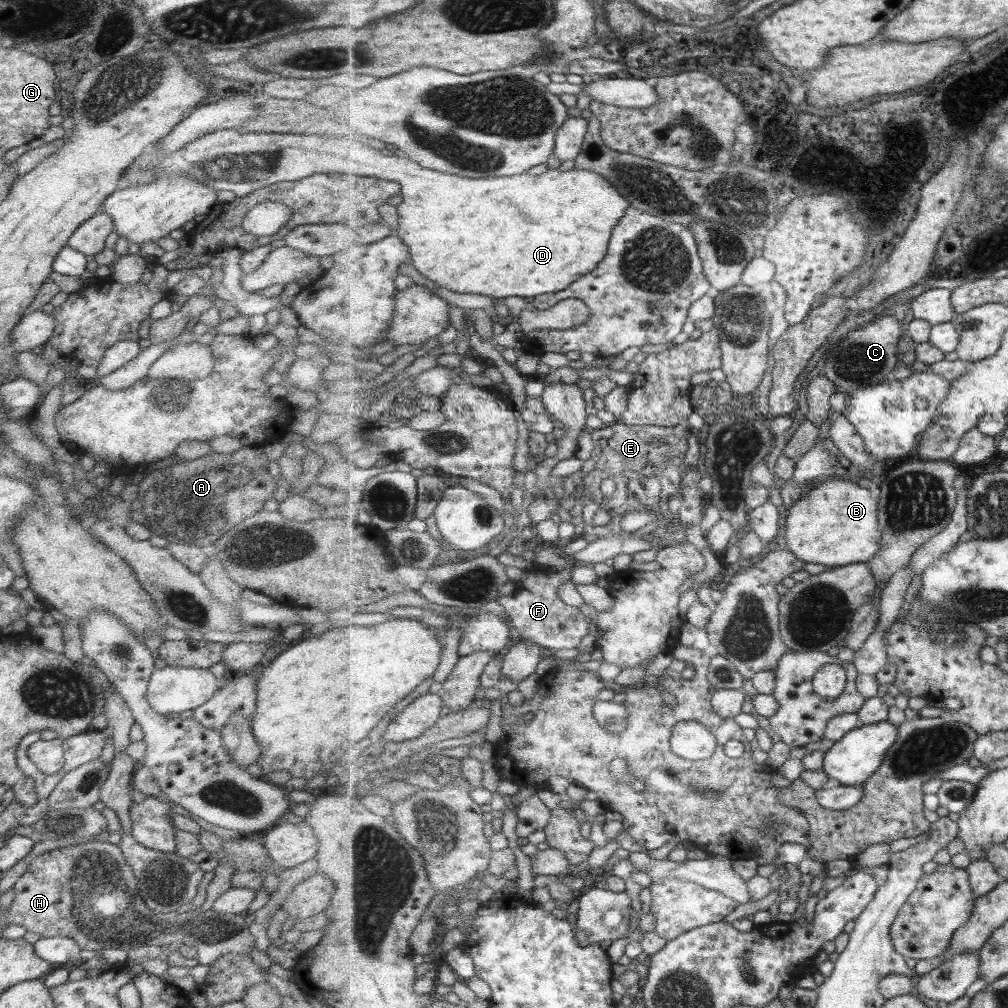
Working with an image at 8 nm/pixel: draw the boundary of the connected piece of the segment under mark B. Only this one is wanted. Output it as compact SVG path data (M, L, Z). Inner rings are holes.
M828 480L813 488L810 494L792 508L787 518L787 541L789 549L806 562L823 564L828 568L854 563L869 563L882 550L884 532L881 527L880 510L874 492L848 480Z

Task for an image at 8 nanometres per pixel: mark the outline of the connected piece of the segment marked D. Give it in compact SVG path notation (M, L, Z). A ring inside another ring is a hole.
M227 128L203 134L164 157L159 164L159 143L146 149L123 172L128 184L150 184L167 176L188 176L209 185L216 191L230 191L237 197L282 181L298 181L318 173L360 174L378 176L400 182L405 201L399 205L400 230L395 234L404 238L410 248L412 261L419 273L436 285L462 294L485 294L497 299L510 296L538 297L557 293L590 275L609 256L608 248L614 228L632 208L607 178L591 170L572 171L548 169L541 175L530 173L494 178L470 178L448 172L424 168L409 156L382 154L370 146L346 146L348 142L320 138L316 134L286 134L277 132L244 132Z

